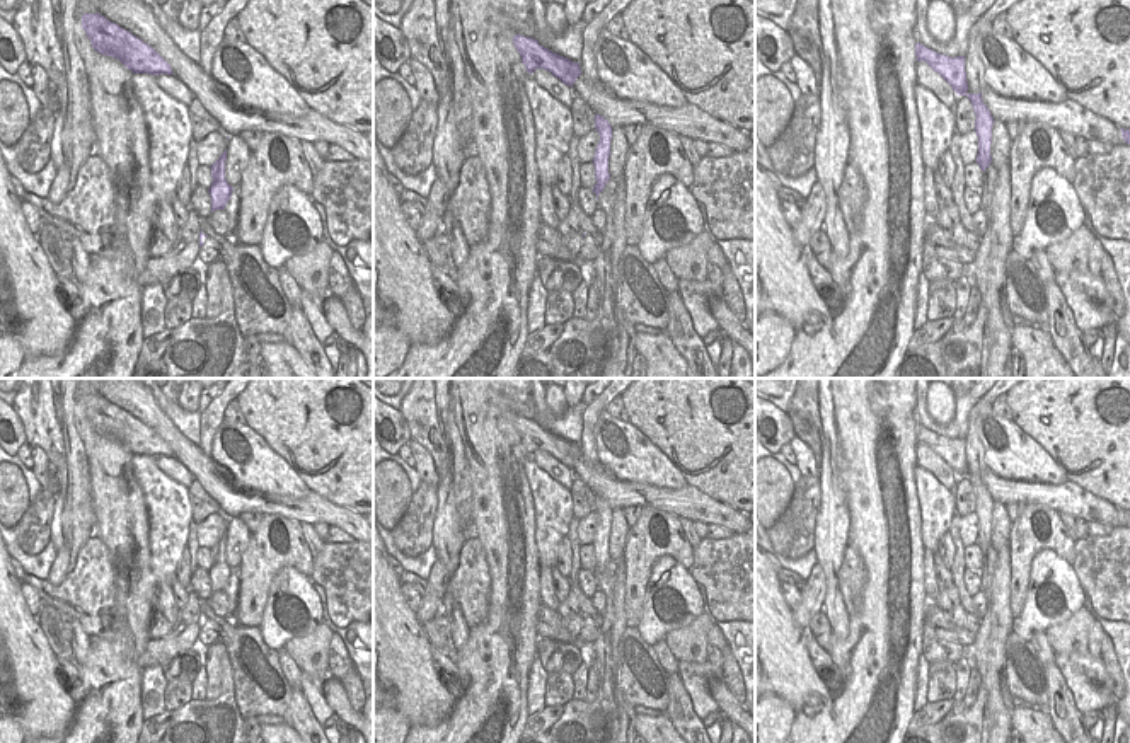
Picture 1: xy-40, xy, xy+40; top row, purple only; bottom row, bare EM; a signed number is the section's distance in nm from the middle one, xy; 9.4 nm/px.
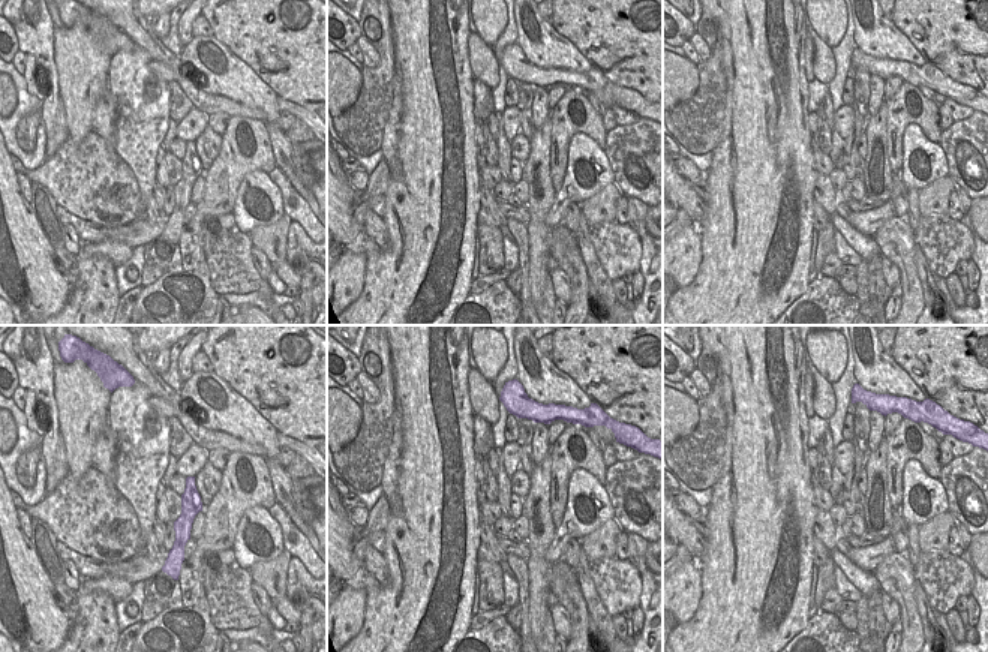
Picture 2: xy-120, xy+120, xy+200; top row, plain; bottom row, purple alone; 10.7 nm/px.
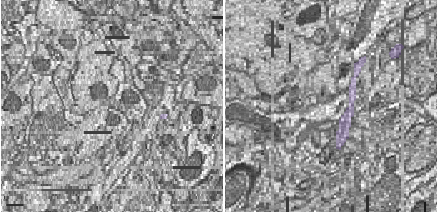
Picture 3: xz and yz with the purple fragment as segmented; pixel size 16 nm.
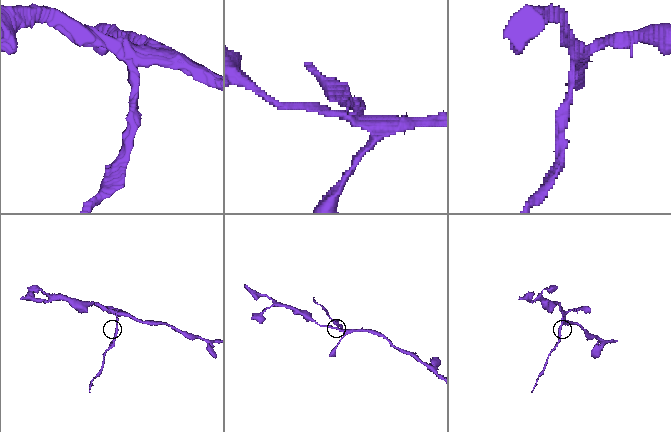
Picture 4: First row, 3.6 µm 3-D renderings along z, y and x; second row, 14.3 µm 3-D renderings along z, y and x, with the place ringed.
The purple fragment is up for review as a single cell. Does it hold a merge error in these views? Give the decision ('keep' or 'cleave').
cleave

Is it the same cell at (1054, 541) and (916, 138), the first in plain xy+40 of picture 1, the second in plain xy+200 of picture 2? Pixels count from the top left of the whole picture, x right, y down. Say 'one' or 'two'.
two

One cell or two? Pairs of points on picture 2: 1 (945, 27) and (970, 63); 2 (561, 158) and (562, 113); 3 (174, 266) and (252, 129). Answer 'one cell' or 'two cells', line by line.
1: one cell
2: one cell
3: two cells

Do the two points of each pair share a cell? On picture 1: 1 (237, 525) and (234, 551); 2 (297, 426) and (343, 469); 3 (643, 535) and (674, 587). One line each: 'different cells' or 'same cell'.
1: same cell
2: same cell
3: different cells

